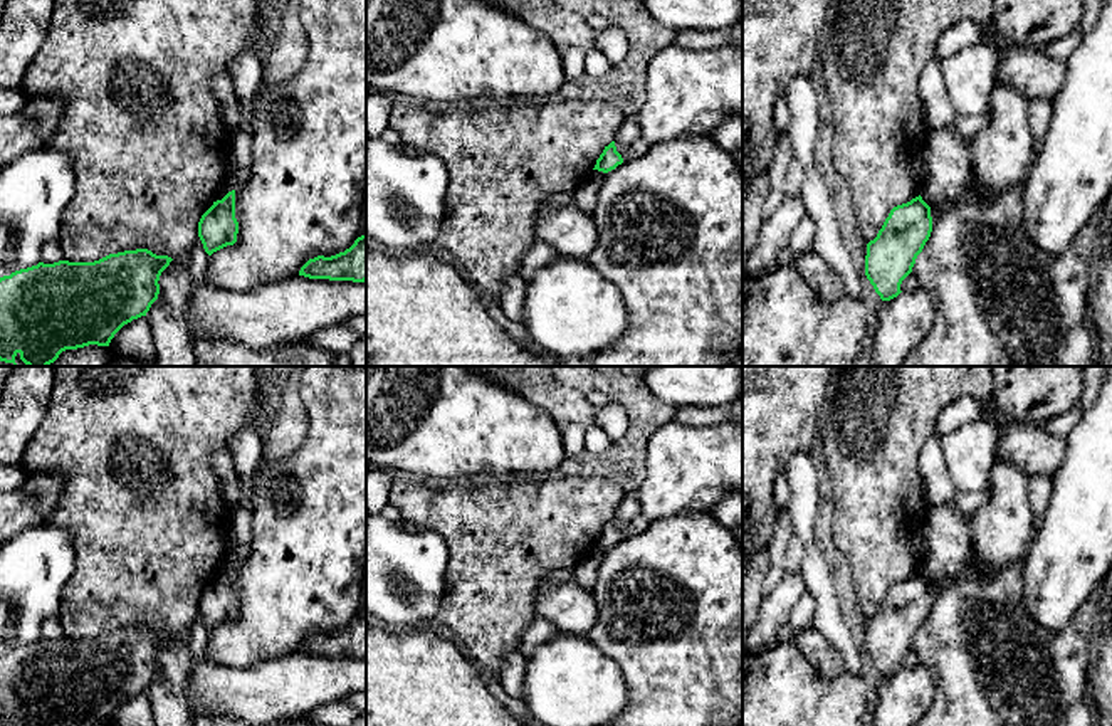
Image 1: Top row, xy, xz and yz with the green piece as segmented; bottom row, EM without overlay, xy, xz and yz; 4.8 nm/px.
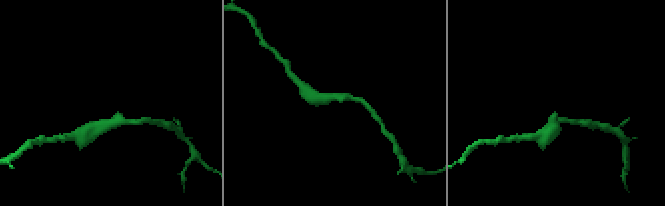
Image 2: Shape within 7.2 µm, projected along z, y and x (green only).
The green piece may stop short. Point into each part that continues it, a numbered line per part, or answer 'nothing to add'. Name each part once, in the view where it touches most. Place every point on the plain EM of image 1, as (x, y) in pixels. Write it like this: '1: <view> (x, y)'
nothing to add

